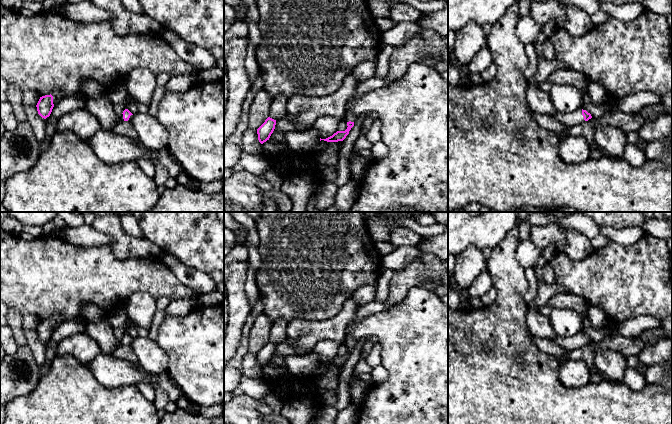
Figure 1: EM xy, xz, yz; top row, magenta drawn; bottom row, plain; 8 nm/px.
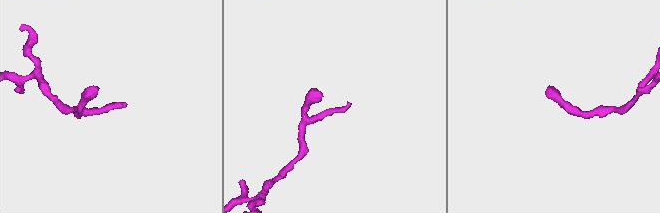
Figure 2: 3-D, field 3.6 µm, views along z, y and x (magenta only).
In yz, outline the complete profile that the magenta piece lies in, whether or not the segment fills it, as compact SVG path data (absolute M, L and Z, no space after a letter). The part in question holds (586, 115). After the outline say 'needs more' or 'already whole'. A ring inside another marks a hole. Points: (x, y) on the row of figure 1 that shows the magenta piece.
M581 107L570 113L561 113L557 111L552 117L568 127L584 123L592 118L591 114Z | needs more

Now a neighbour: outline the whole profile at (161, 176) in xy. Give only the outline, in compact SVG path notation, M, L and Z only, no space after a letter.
M152 160L155 166L155 176L153 177L157 186L165 185L166 181L169 179L169 174L167 169L158 161Z

